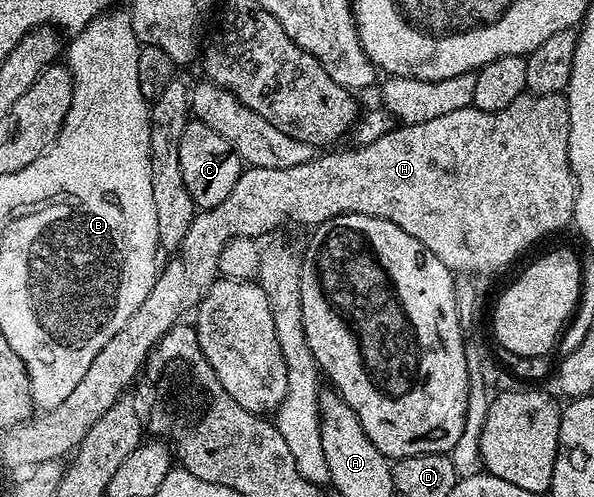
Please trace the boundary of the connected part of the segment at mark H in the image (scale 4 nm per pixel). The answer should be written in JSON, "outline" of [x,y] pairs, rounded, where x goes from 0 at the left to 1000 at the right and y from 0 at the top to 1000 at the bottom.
{"outline":[[[884,183],[879,191],[872,191],[872,199],[865,199],[865,207],[859,207],[859,215],[845,215],[845,223],[827,227],[825,223],[790,215],[778,223],[763,223],[758,229],[742,231],[739,239],[724,239],[717,247],[675,249],[626,288],[599,292],[591,296],[593,300],[567,298],[564,304],[545,304],[527,318],[525,324],[515,326],[508,334],[497,334],[493,340],[412,338],[406,346],[401,368],[394,368],[394,384],[387,384],[387,392],[380,392],[380,400],[374,400],[374,408],[367,408],[367,416],[338,421],[332,427],[330,437],[320,449],[320,465],[313,465],[313,481],[306,481],[303,491],[300,503],[303,525],[290,525],[278,541],[274,535],[268,543],[259,577],[253,577],[253,594],[246,594],[246,602],[239,608],[239,618],[232,618],[232,626],[226,626],[226,634],[219,634],[212,658],[205,658],[205,666],[199,666],[199,674],[192,674],[185,682],[185,690],[178,690],[178,698],[172,698],[172,706],[165,706],[165,714],[158,714],[158,730],[152,730],[152,738],[145,744],[145,755],[138,755],[131,779],[125,779],[125,787],[118,787],[118,795],[111,795],[111,803],[104,803],[104,811],[98,811],[98,819],[69,829],[66,833],[69,839],[61,835],[40,849],[39,857],[51,867],[51,887],[34,887],[34,895],[27,895],[27,911],[34,911],[44,928],[52,928],[52,932],[77,932],[81,926],[99,928],[113,922],[126,905],[128,897],[138,891],[145,867],[152,867],[152,859],[158,859],[158,851],[165,851],[165,843],[172,843],[172,835],[178,835],[178,827],[185,827],[185,819],[192,819],[192,811],[200,799],[207,799],[217,789],[215,773],[234,751],[239,751],[247,722],[256,712],[263,692],[305,642],[315,640],[310,636],[316,628],[318,636],[335,616],[338,602],[343,600],[343,588],[367,563],[367,513],[374,513],[374,497],[380,497],[380,489],[387,489],[387,481],[396,477],[438,481],[443,469],[451,469],[456,461],[468,459],[483,437],[492,445],[507,445],[508,451],[519,453],[517,457],[530,457],[540,453],[544,445],[572,437],[579,429],[601,429],[603,433],[641,437],[670,457],[677,457],[677,465],[684,465],[684,473],[697,473],[697,481],[704,481],[704,489],[710,489],[710,497],[717,497],[726,509],[737,513],[737,521],[744,521],[747,535],[761,543],[763,551],[803,553],[801,549],[835,549],[840,541],[852,539],[880,501],[892,499],[901,485],[912,483],[921,469],[939,467],[955,445],[958,451],[965,443],[963,427],[970,414],[970,354],[965,352],[960,336],[958,288],[960,223],[956,221],[955,193],[949,187],[906,191],[904,187]]]}

